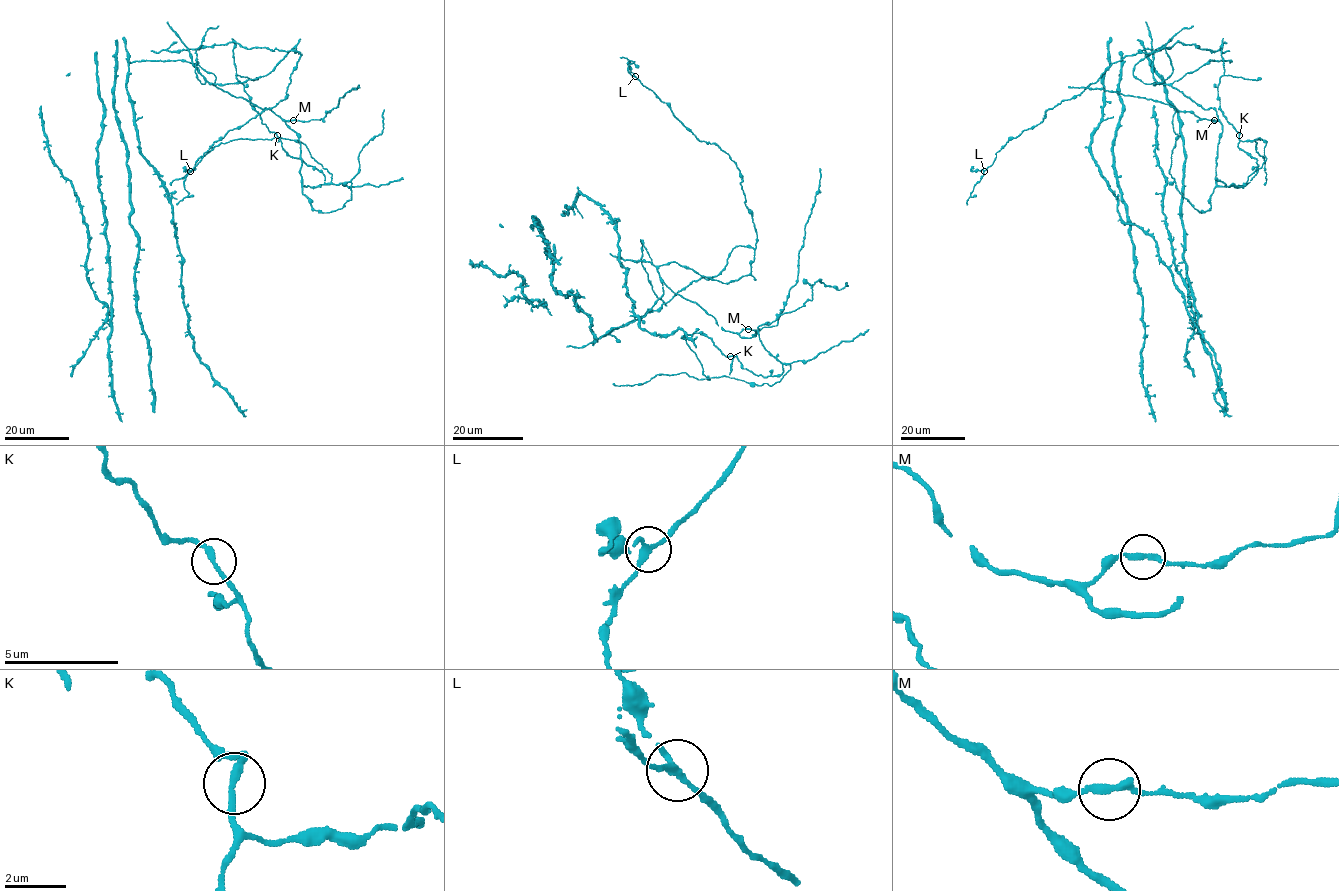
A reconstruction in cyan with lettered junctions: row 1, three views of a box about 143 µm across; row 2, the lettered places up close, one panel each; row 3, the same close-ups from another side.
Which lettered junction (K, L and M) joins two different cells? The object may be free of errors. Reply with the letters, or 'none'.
none

